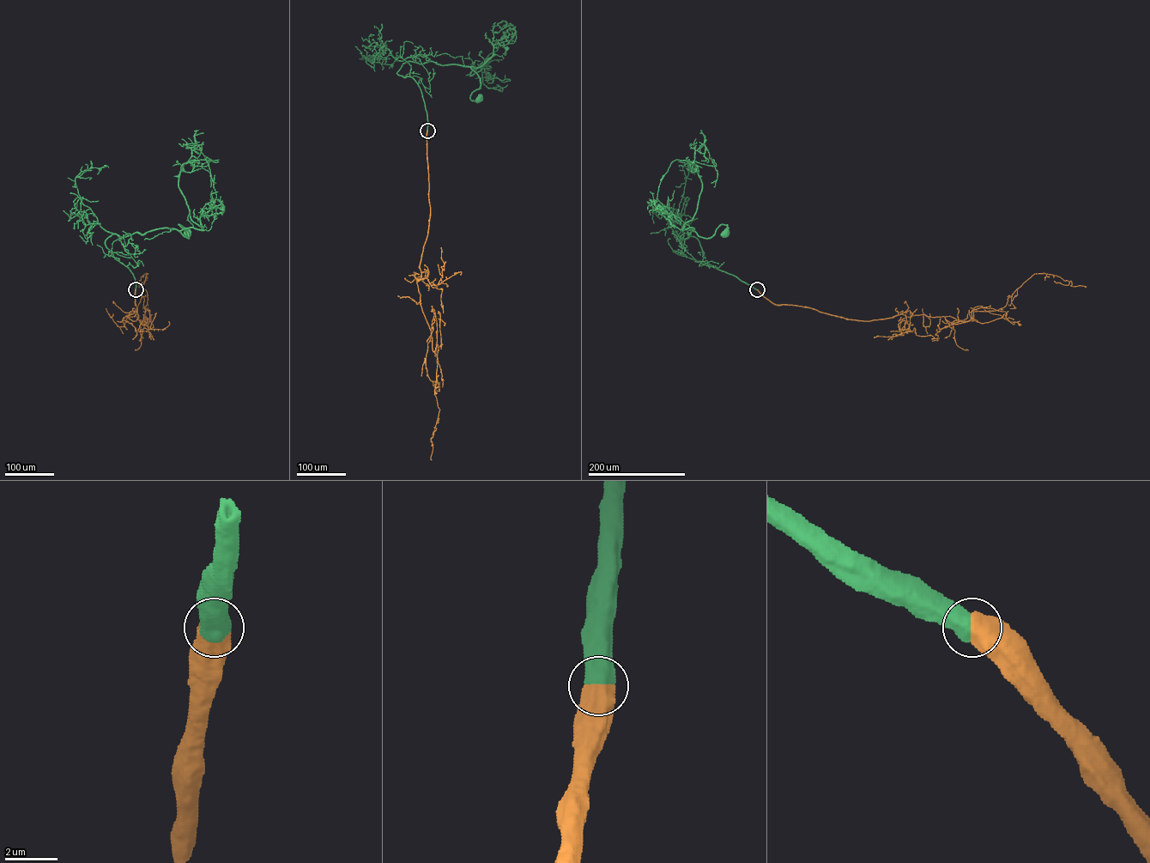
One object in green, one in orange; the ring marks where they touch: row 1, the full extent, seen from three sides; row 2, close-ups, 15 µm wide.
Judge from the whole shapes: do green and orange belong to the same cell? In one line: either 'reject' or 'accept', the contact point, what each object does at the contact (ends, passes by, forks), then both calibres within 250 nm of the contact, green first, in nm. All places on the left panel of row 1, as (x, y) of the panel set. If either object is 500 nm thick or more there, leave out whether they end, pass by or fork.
accept | (136, 289) | 750/750 nm

